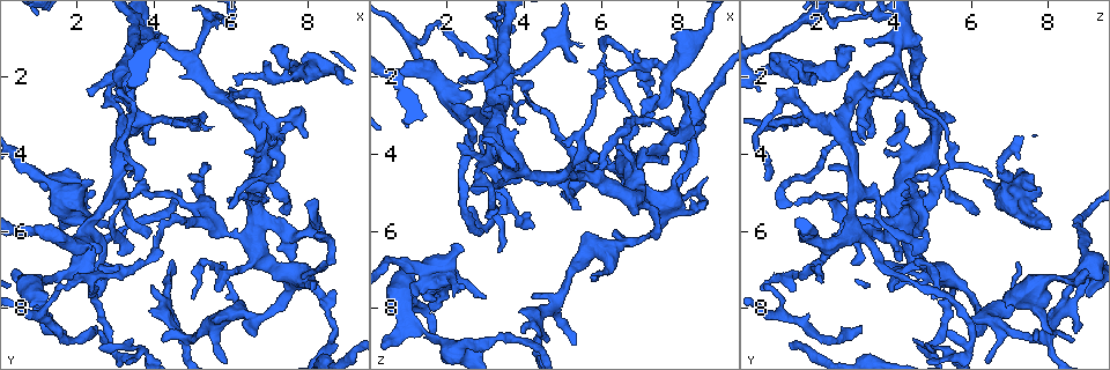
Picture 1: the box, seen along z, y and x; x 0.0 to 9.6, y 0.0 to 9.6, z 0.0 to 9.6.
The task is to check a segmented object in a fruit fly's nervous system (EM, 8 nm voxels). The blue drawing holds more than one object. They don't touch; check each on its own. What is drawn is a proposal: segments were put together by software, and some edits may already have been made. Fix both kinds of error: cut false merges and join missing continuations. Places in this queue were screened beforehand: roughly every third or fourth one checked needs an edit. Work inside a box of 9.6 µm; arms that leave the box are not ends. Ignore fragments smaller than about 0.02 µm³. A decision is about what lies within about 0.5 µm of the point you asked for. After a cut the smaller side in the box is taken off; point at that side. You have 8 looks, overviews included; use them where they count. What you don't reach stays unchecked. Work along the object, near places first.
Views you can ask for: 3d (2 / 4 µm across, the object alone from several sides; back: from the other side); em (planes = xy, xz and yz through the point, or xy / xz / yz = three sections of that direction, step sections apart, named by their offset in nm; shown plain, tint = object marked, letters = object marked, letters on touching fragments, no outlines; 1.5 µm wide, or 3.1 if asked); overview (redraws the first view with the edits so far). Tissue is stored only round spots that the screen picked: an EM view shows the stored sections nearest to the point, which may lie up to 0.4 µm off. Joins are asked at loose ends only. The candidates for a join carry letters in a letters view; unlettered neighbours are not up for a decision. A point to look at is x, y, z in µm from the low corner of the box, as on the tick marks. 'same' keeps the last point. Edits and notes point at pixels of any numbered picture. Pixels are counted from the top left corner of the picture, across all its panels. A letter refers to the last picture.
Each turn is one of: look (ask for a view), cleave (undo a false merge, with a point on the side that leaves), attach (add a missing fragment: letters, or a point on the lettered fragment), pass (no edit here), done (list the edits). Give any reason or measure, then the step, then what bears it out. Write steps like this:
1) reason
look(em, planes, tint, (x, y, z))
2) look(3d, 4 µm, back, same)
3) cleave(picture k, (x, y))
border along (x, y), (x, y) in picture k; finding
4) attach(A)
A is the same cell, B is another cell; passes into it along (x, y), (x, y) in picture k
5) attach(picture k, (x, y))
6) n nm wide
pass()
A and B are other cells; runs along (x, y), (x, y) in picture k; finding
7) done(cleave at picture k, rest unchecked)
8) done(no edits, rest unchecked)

sharp bend
look(3d, 4 µm, (3.60, 4.85, 4.50))

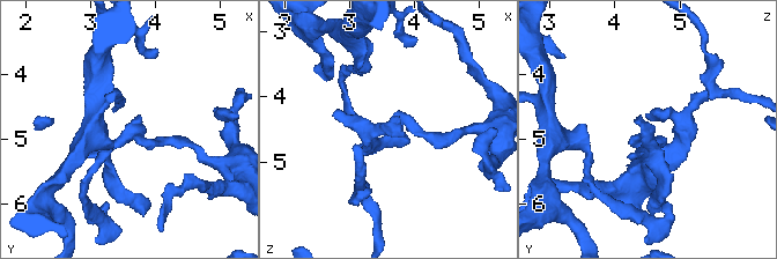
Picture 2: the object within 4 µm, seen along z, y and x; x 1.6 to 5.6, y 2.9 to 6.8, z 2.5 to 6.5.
need the tissue
look(em, planes, letters, (3.60, 4.90, 4.45))

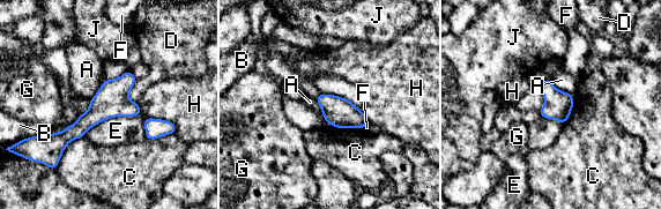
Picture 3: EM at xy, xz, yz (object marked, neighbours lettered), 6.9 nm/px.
190 nm wide
pass()
A, B, C, D, E, F, G, H and J are other cells; border along (314, 98), (324, 119), (328, 124) in picture 3; one neuron here

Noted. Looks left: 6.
an open end
look(em, xz, step 8, tint, (3.05, 5.80, 7.75))

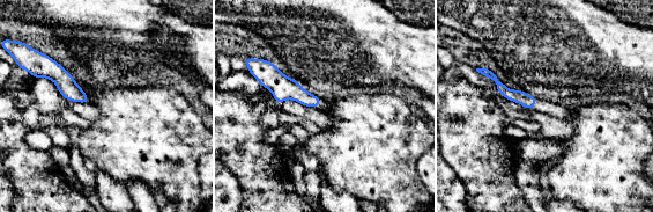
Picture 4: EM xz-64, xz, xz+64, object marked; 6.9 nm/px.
look(em, planes, letters, same)

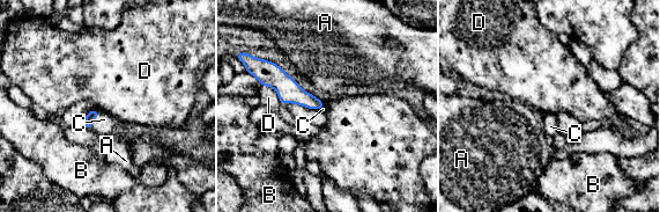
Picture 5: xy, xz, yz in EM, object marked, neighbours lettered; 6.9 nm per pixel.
attach(C)
C is the same cell, A, B and D are other cells; passes into it along (90, 116), (94, 118), (105, 125) in picture 5; the neuron continues

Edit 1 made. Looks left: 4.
an open end
look(3d, 2 µm, (6.95, 1.55, 1.25))

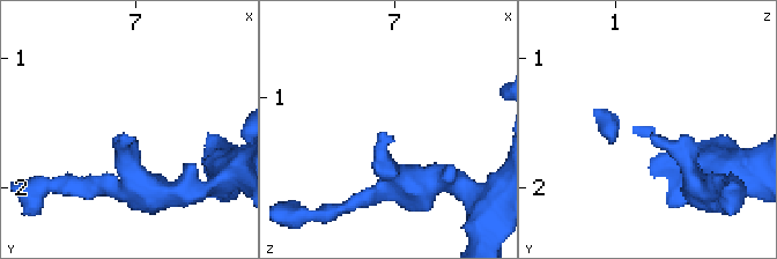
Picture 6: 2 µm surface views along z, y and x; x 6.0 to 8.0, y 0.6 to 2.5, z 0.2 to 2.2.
look(em, xz, step 8, letters, (6.92, 1.60, 1.26))

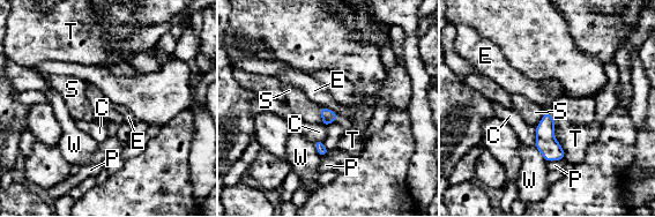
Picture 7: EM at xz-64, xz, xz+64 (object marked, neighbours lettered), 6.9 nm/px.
pass()
C, E, P, S, T and W are other cells; border along (325, 106), (337, 114) in picture 7; no lettered fragment goes on from it

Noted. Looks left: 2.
done(attach at picture 5, rest unchecked)

